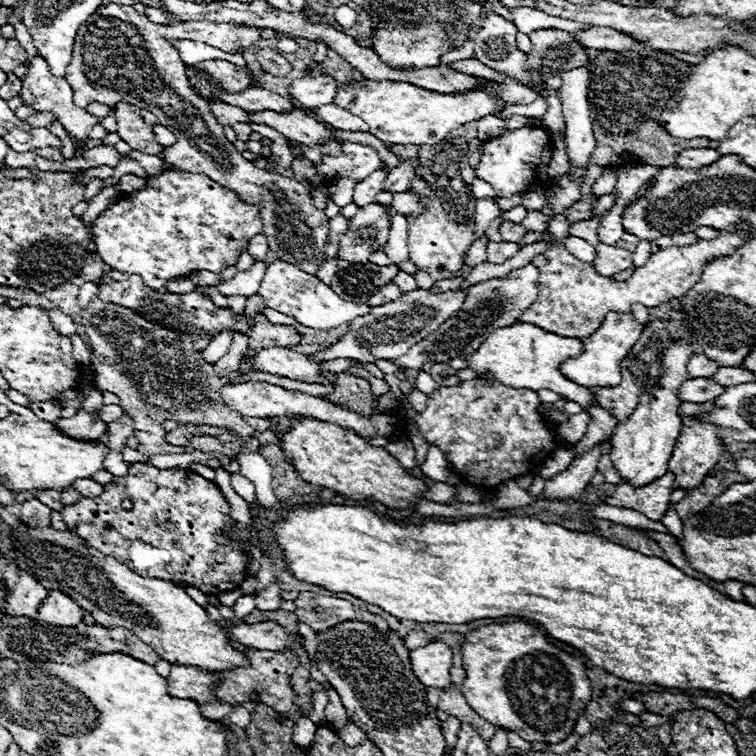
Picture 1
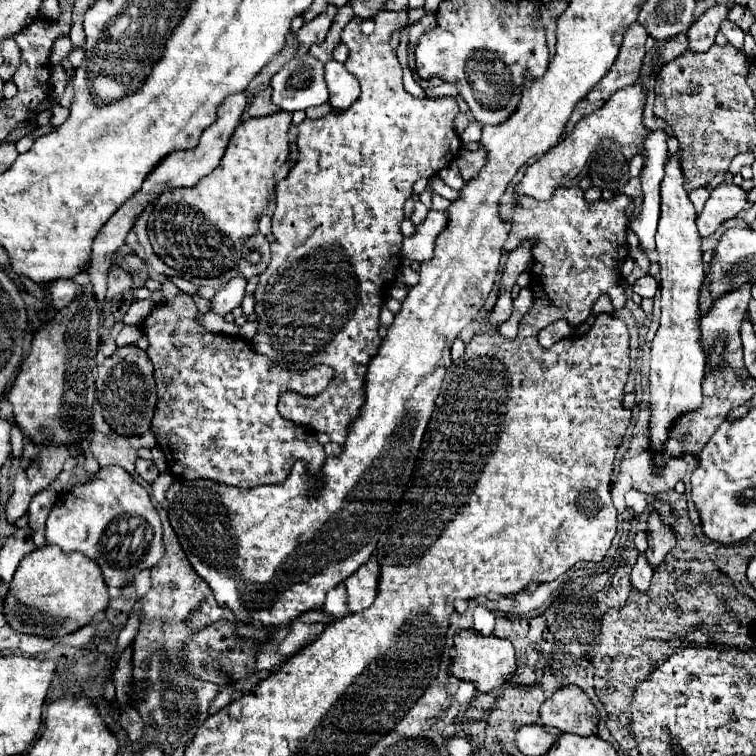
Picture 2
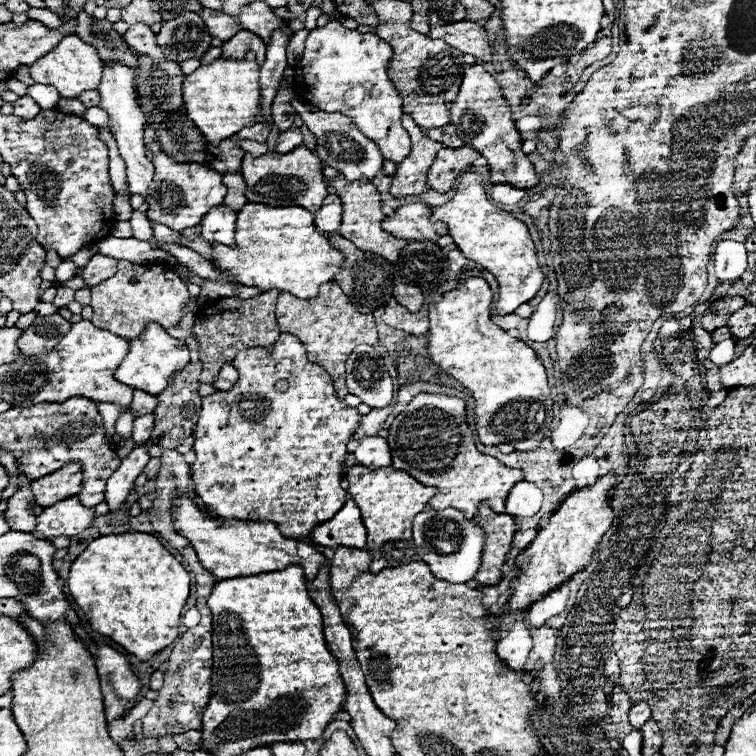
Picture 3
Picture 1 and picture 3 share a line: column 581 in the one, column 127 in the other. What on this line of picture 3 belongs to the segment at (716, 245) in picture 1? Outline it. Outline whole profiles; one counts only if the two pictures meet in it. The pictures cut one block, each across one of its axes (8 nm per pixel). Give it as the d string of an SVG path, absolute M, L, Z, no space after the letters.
M118 260L118 270L112 278L92 288L92 324L122 338L138 338L148 324L156 322L172 328L184 316L184 306L190 300L186 282L162 264L132 264Z

